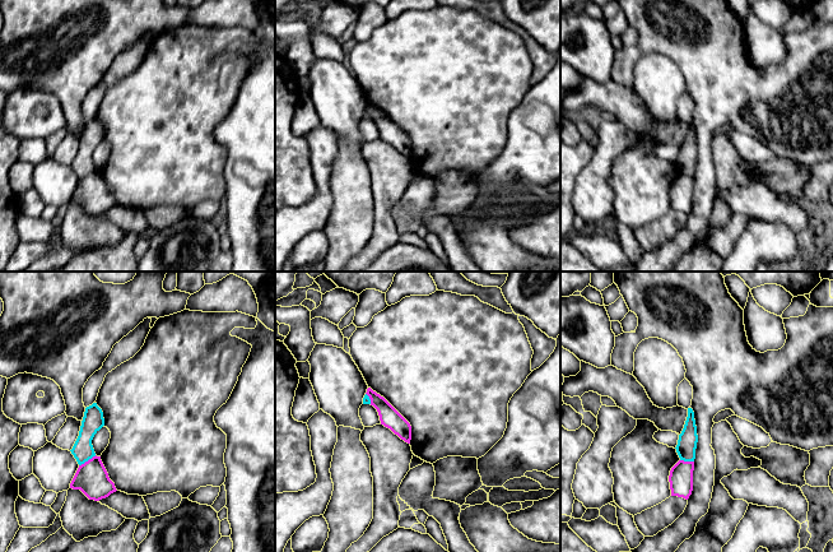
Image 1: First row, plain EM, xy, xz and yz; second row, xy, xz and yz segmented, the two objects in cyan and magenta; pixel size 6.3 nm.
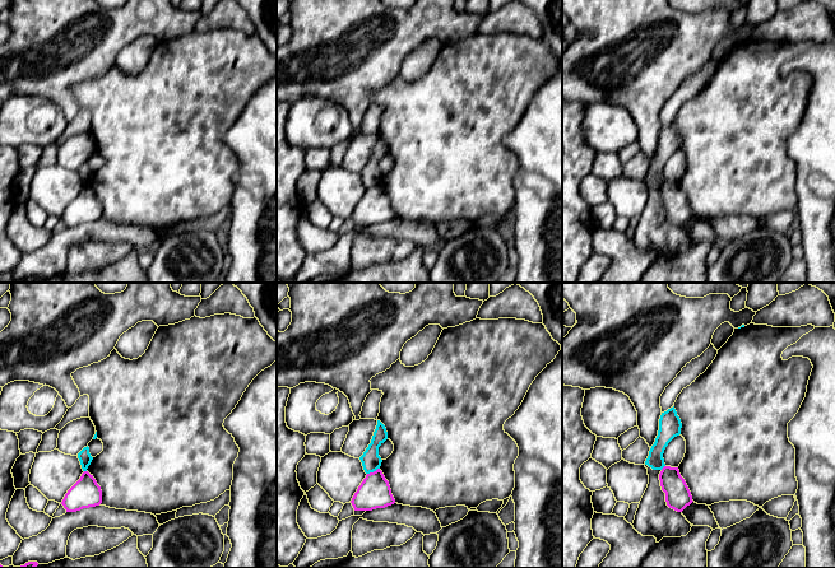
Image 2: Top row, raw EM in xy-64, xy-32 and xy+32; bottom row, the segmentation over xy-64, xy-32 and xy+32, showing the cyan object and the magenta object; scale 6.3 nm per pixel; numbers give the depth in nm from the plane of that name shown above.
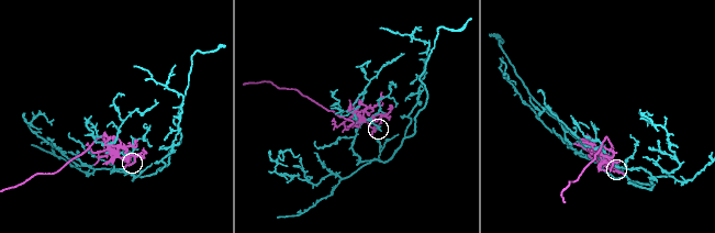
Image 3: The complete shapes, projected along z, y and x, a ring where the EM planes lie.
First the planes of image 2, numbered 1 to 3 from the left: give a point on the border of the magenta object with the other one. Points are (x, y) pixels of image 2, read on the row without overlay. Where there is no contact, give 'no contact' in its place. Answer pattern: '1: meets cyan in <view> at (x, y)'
1: no contact
2: meets cyan in xy-32 at (372, 186)
3: meets cyan in xy+32 at (662, 182)

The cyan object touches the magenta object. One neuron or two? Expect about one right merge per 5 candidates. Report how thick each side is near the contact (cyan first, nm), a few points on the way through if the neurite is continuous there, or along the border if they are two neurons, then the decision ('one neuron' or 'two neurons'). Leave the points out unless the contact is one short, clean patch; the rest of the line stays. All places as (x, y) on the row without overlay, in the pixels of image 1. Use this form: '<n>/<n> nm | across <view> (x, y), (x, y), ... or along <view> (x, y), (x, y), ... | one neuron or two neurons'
130/200 nm | along xy (96, 170), (79, 180) | two neurons

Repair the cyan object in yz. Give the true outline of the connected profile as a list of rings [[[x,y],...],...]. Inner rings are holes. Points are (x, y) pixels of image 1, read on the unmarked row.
[[[688,122],[688,131],[681,148],[679,149],[676,167],[680,175],[694,176],[695,163],[698,157],[697,140],[694,134],[694,126]]]

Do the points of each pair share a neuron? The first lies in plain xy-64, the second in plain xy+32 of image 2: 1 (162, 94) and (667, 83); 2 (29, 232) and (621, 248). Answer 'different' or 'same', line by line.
1: different
2: same

